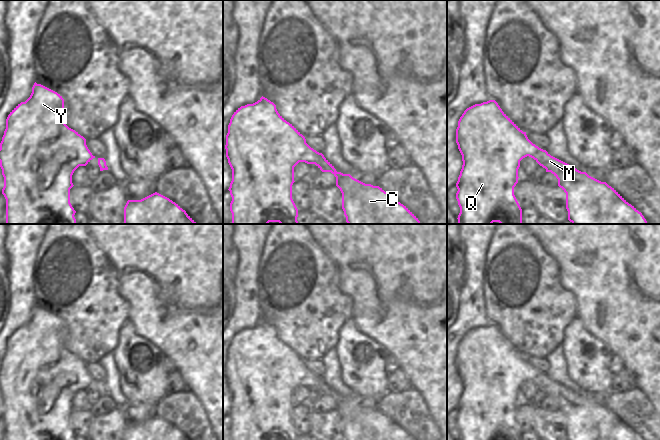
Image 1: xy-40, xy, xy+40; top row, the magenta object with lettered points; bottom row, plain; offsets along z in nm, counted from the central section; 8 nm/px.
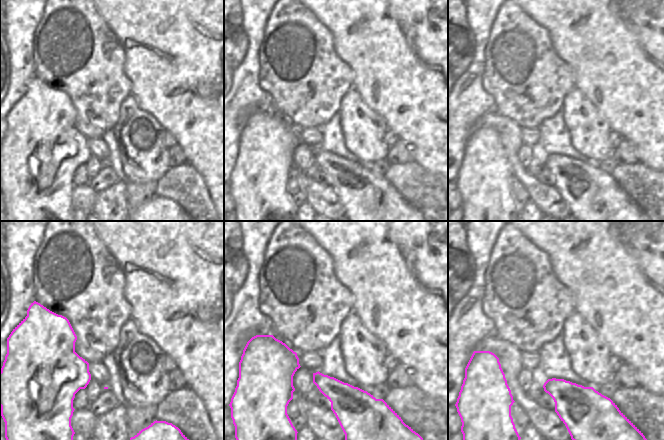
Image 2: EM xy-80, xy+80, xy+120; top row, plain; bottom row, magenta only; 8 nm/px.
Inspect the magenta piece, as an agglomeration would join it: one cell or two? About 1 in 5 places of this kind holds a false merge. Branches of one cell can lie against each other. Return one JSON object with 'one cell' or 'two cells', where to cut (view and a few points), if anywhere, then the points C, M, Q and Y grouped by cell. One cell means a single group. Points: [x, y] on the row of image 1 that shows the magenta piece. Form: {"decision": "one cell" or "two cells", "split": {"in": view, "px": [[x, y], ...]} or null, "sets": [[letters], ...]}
{"decision": "one cell", "split": null, "sets": [["C", "M", "Q", "Y"]]}

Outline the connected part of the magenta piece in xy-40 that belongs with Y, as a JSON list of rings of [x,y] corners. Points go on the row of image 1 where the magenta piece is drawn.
[[[34,83],[30,97],[18,104],[6,119],[6,129],[0,143],[0,167],[4,177],[2,194],[6,199],[6,223],[5,224],[76,224],[74,217],[76,211],[70,203],[70,189],[74,186],[72,175],[79,166],[86,166],[95,156],[92,155],[86,145],[86,139],[64,123],[64,99],[57,92]]]

